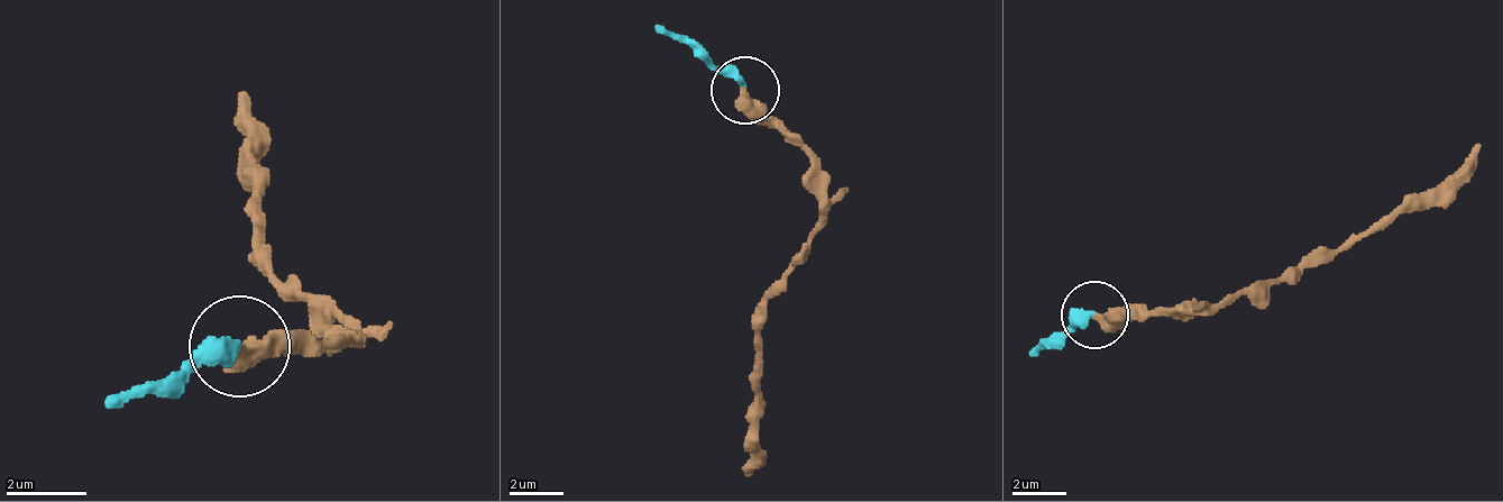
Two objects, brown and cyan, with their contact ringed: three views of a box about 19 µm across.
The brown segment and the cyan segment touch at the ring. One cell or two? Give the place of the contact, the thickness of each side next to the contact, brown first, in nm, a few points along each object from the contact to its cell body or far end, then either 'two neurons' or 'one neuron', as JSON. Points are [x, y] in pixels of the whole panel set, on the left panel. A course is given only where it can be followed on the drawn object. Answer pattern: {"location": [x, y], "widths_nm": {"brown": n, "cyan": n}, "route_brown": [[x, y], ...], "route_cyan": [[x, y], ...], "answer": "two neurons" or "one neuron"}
{"location": [239, 346], "widths_nm": {"brown": 500, "cyan": 340}, "route_brown": [[241, 344], [332, 344], [353, 334], [262, 263], [262, 192], [241, 91]], "route_cyan": [[241, 344], [110, 404]], "answer": "one neuron"}

